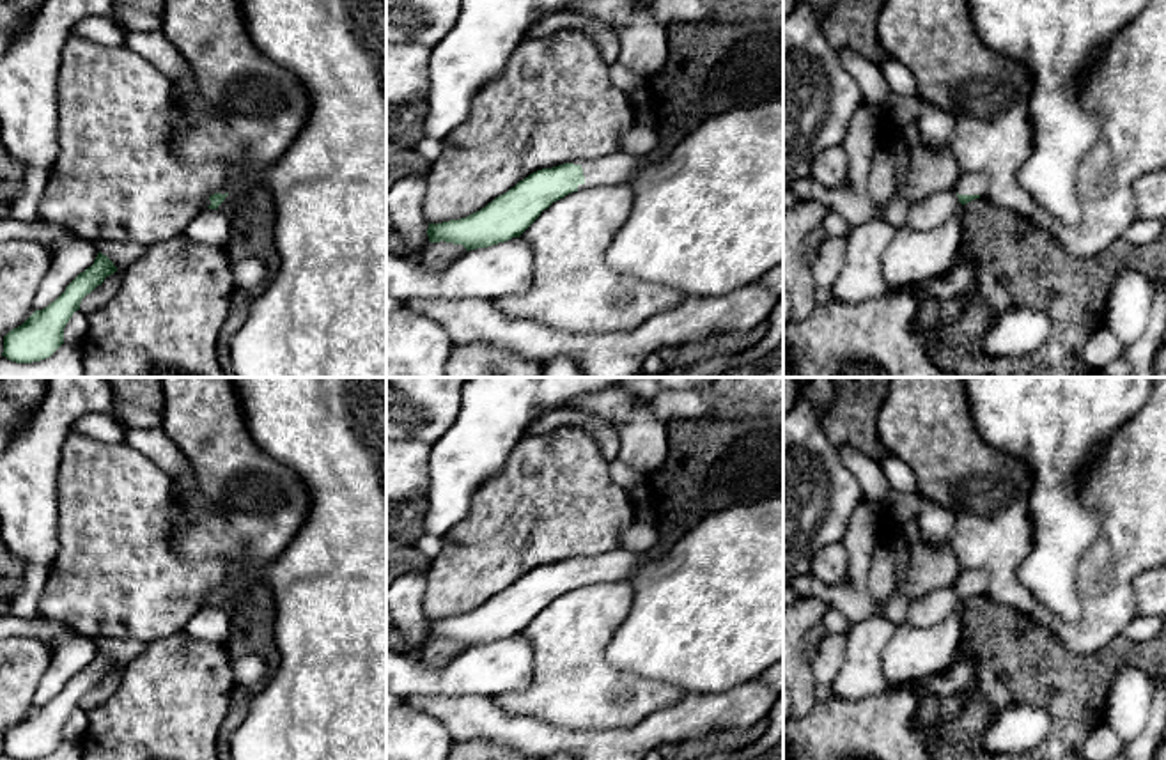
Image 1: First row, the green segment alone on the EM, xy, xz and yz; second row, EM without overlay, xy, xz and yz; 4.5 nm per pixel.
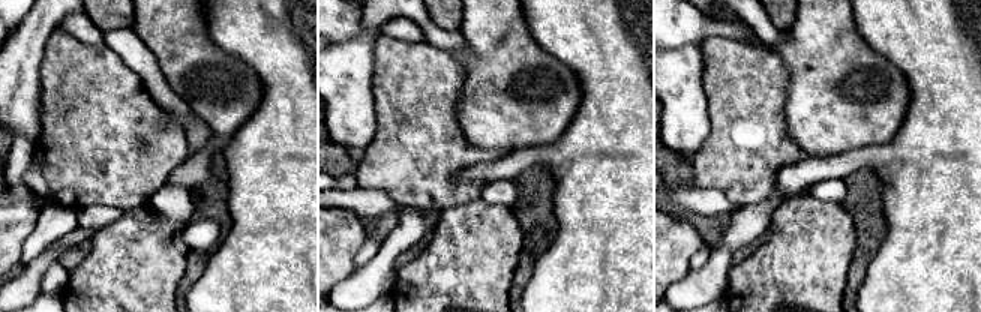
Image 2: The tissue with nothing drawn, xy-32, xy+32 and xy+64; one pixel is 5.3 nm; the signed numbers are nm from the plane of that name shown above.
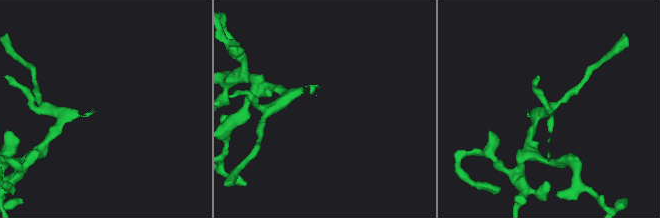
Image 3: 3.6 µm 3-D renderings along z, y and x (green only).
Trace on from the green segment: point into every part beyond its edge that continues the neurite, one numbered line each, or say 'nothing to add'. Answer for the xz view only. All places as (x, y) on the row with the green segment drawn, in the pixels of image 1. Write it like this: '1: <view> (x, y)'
1: xz (707, 218)

